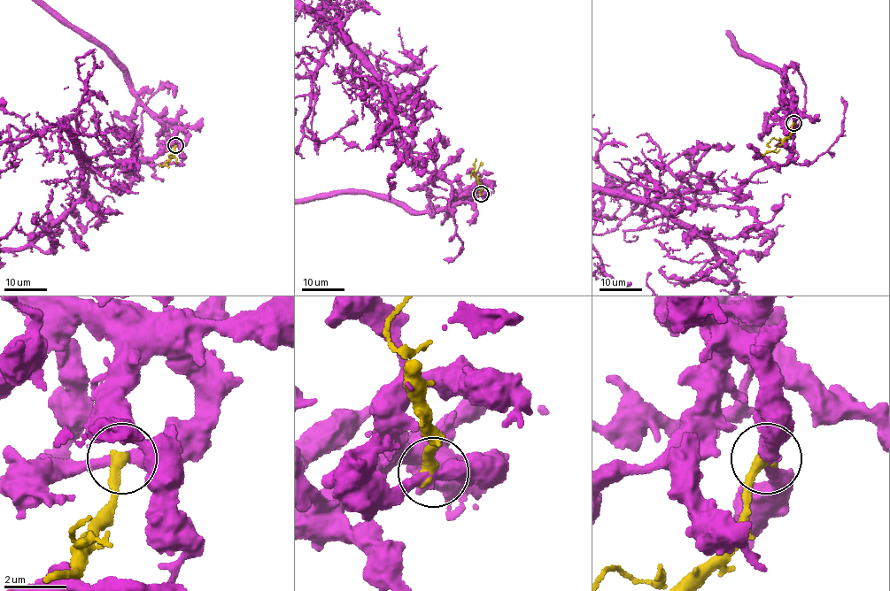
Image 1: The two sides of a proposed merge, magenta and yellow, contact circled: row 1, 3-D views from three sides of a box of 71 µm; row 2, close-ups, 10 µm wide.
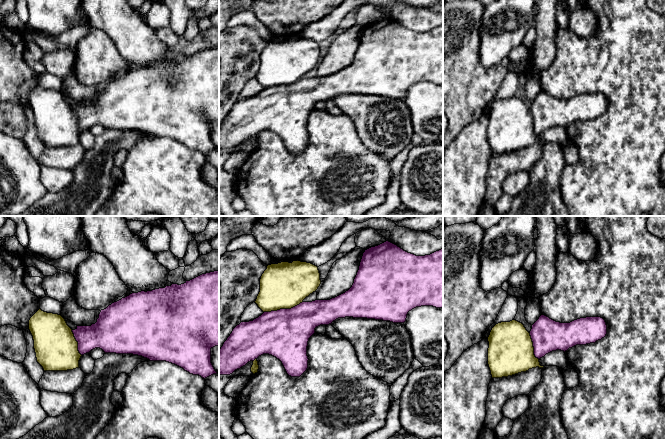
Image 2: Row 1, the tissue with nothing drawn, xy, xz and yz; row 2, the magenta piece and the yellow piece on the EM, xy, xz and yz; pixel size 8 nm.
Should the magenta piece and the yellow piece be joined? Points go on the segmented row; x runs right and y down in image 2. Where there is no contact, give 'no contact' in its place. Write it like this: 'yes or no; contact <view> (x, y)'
no; contact xz (283, 309)

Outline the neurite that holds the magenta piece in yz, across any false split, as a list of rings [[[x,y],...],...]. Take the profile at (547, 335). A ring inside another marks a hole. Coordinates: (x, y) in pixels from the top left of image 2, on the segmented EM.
[[[541,315],[530,331],[534,355],[538,359],[552,351],[565,352],[576,345],[595,343],[606,334],[607,325],[601,317],[586,317],[570,323],[560,323]]]

